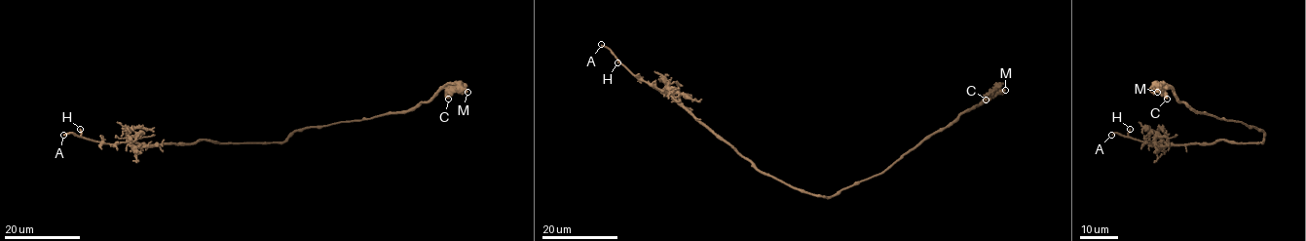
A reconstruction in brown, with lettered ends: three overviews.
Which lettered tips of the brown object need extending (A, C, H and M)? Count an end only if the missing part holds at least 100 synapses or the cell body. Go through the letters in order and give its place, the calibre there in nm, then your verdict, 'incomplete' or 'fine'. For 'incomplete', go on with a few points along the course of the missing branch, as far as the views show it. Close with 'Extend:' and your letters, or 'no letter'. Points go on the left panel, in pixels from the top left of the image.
A: place (63, 135); calibre 190 nm; incomplete; course (63, 135), (51, 140), (34, 154), (19, 156)
C: place (448, 99); calibre 480 nm; fine
H: place (80, 129); calibre 170 nm; fine
M: place (467, 92); calibre 550 nm; fine
Extend: A

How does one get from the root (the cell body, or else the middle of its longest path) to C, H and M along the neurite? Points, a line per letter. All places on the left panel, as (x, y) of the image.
C: (265, 141), (283, 141), (294, 132), (306, 128), (412, 110), (445, 86), (449, 88), (446, 91), (448, 99)
H: (265, 141), (197, 140), (177, 143), (137, 143), (130, 141), (108, 143), (84, 139), (80, 129)
M: (265, 141), (283, 141), (294, 132), (306, 128), (412, 110), (445, 86), (460, 84), (467, 92)

